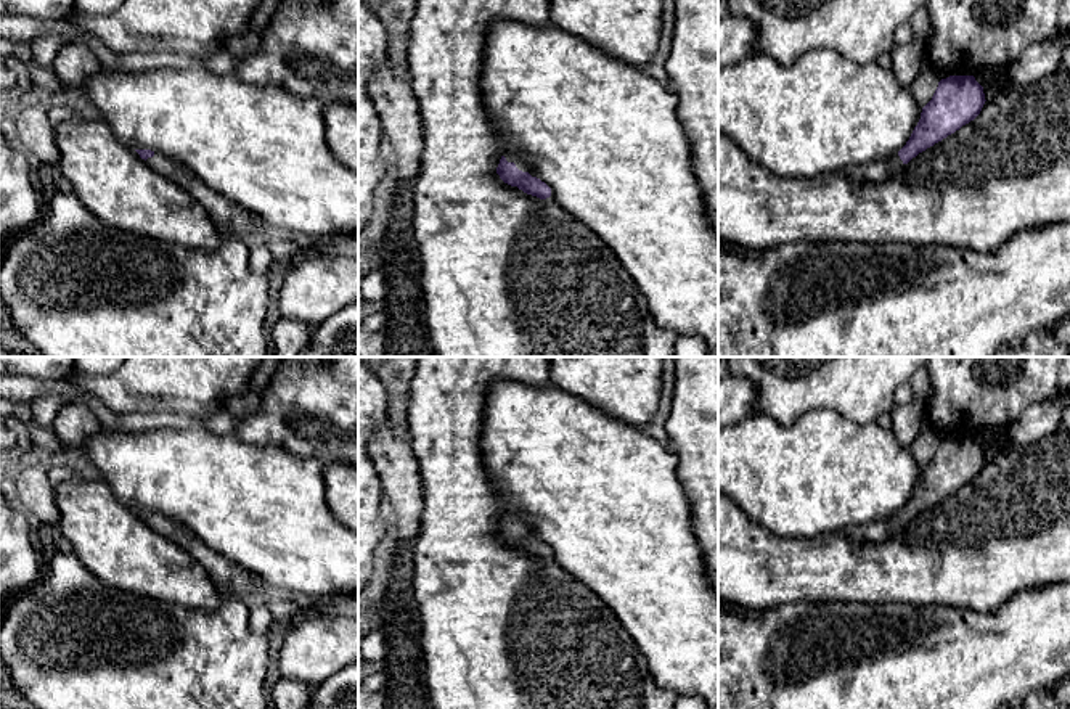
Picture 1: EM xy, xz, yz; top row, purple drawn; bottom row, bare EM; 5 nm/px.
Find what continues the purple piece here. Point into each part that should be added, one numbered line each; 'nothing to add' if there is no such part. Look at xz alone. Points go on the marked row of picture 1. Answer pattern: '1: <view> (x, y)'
1: xz (511, 158)

